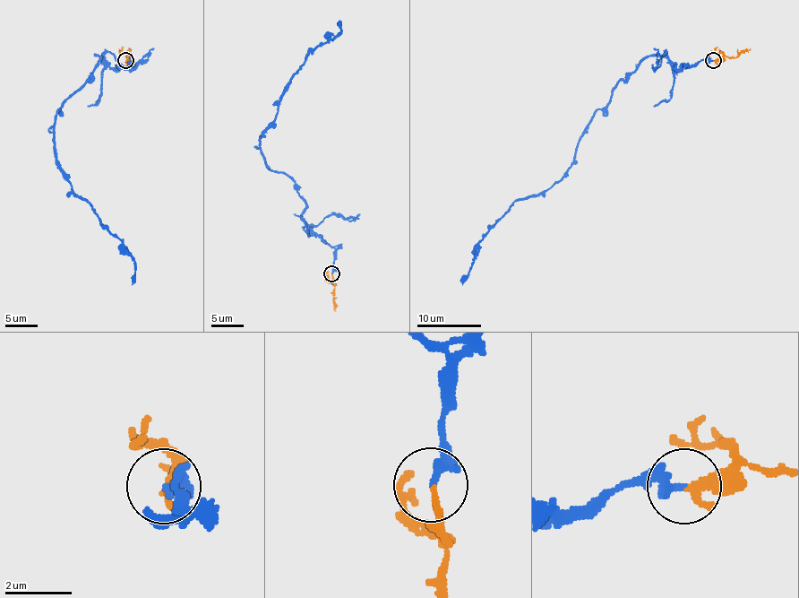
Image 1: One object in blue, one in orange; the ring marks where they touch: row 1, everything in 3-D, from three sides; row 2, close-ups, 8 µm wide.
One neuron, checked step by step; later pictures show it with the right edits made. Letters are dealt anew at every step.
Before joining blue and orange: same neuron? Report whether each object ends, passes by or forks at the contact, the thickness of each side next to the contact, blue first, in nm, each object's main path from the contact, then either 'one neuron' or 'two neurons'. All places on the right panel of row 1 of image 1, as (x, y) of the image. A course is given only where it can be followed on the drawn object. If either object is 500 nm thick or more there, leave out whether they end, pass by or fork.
blue ends | orange ends | 280/240 nm | blue via (714, 61), (674, 67), (648, 56), (622, 78), (570, 168), (547, 190), (517, 199), (480, 241), (462, 285) | orange via (714, 61), (734, 57), (751, 49) | one neuron

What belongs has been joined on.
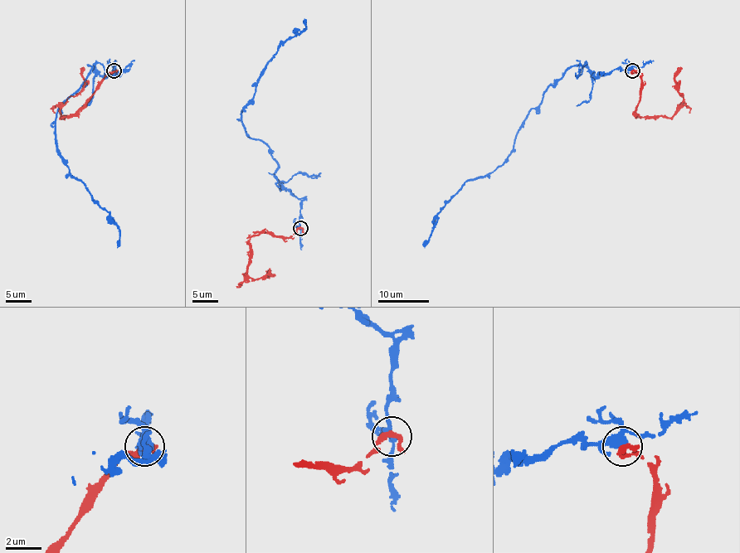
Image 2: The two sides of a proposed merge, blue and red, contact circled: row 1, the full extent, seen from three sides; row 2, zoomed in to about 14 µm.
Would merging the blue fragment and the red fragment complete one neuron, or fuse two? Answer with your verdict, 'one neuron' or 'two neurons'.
two neurons

